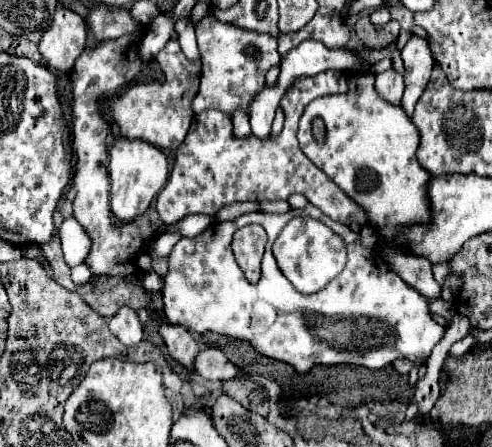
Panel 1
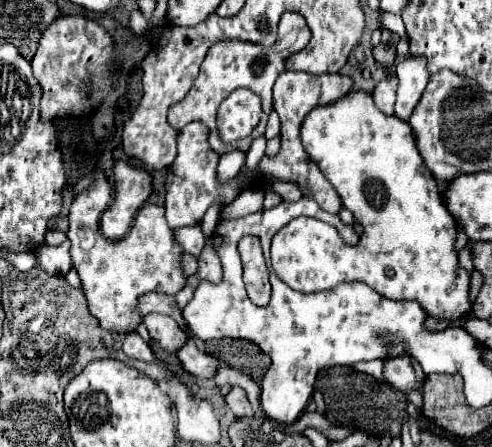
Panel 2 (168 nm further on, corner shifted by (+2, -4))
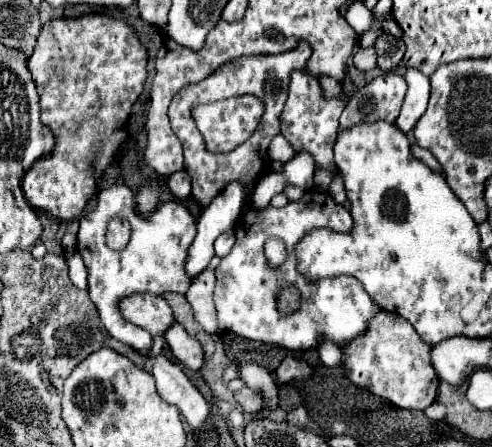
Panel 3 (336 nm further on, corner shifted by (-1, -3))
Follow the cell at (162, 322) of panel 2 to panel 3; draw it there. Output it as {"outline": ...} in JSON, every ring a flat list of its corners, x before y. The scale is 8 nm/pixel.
{"outline":[[156,294,124,296,118,308,122,310,122,316,128,322,148,330,152,336,162,336,164,330,168,330,168,326,172,326,174,322,174,314,168,302]]}

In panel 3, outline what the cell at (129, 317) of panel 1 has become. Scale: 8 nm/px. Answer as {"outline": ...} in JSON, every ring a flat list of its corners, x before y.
{"outline":[[158,356,154,358,152,376,156,378,160,396,180,410,190,428,200,428,210,414,210,406,198,392,198,388,182,372,182,368,178,364,172,364,168,358]]}

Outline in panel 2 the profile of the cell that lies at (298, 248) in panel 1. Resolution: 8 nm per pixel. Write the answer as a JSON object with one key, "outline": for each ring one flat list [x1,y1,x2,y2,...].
{"outline":[[359,89,335,103,319,105,309,111,301,125,301,143,325,179,339,191,343,205,349,207,353,217,363,225,363,233,355,247,347,247,336,229,325,222,305,216,289,221,271,243,271,265,277,277,301,293,333,289,343,281,363,281,389,299,419,301,431,317,441,317,451,323,465,317,471,311,467,299,469,275,463,275,461,267,457,267,457,253,453,251,457,239,455,221,445,209,435,177,423,165,409,123,395,115,381,113,373,95]]}

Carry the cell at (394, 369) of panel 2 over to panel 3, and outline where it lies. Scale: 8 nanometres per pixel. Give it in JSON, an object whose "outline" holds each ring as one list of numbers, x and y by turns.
{"outline":[[380,310,368,320,368,326,360,336,342,346,342,374,350,384,386,398,398,408,424,410,436,400,440,384,430,362,430,350,432,346,412,330,412,324,404,316]]}

